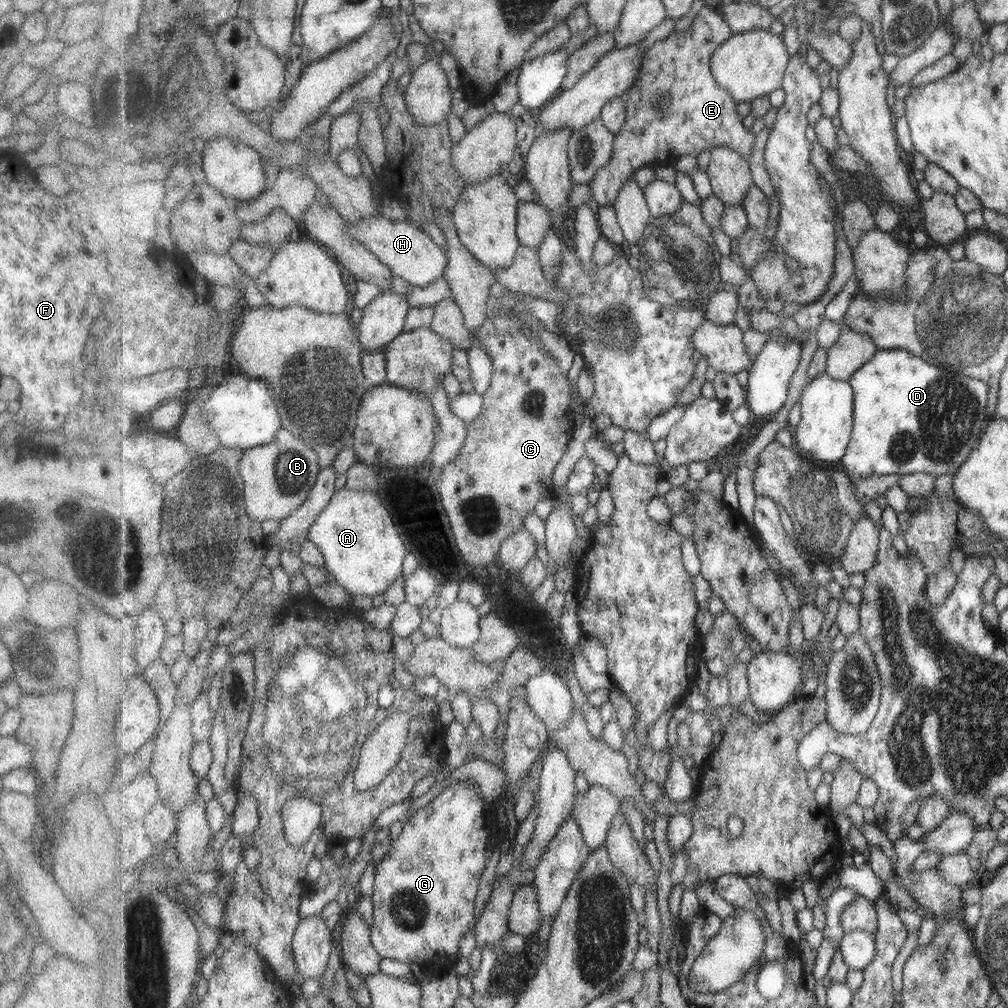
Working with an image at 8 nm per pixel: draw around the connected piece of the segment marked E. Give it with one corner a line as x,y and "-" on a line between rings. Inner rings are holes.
707,6
696,14
689,28
671,34
666,40
657,42
647,52
638,80
623,97
628,107
628,122
623,125
621,132
615,138
614,154
609,164
599,170
594,181
589,184
593,189
594,204
597,203
601,207
614,206
622,186
633,177
635,170
659,164
673,166
679,156
725,145
739,151
749,161
755,146
756,134
751,132
751,128
747,128
739,118
737,114
739,100
715,80
711,66
713,54
734,34
722,14

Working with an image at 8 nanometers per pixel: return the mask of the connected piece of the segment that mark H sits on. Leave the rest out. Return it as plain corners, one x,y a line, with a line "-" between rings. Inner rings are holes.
380,214
373,218
350,223
347,233
357,237
368,250
390,266
393,274
404,278
413,286
426,287
439,280
445,274
445,268
449,264
449,256
445,248
435,244
431,236
427,236
423,230
419,230
417,226
406,221
393,222

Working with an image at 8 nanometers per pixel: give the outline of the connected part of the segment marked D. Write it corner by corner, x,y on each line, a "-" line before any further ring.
879,349
875,356
867,362
863,368
859,369
857,373
851,377
849,383
853,385
855,393
854,398
854,426
853,434
850,442
850,446
847,450
847,455
842,459
842,465
845,471
855,481
861,478
879,475
907,475
914,473
928,473
933,474
935,477
943,476
943,474
957,474
965,462
970,458
973,450
980,446
979,440
981,440
983,434
987,431
989,424
994,418
987,413
987,405
989,401
989,383
979,379
977,377
971,377
963,374
951,374
951,378
945,374
945,370
941,370
938,366
925,361
919,355
911,353
908,350
883,350

